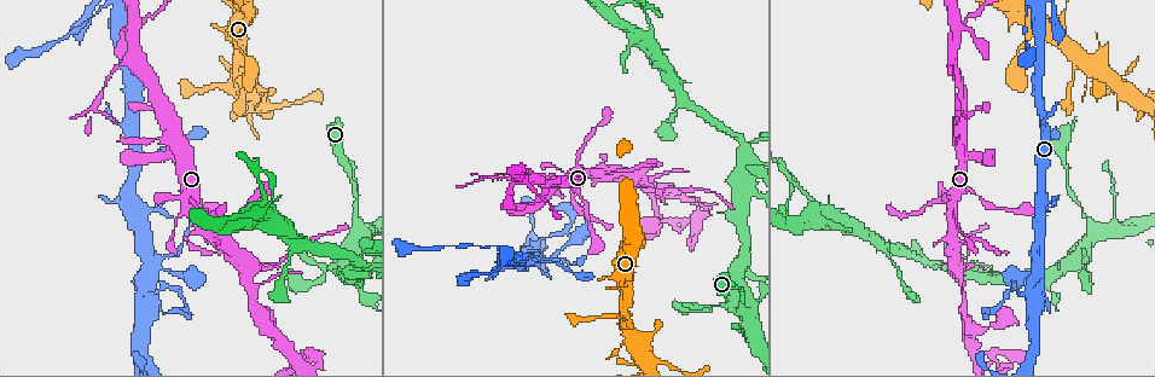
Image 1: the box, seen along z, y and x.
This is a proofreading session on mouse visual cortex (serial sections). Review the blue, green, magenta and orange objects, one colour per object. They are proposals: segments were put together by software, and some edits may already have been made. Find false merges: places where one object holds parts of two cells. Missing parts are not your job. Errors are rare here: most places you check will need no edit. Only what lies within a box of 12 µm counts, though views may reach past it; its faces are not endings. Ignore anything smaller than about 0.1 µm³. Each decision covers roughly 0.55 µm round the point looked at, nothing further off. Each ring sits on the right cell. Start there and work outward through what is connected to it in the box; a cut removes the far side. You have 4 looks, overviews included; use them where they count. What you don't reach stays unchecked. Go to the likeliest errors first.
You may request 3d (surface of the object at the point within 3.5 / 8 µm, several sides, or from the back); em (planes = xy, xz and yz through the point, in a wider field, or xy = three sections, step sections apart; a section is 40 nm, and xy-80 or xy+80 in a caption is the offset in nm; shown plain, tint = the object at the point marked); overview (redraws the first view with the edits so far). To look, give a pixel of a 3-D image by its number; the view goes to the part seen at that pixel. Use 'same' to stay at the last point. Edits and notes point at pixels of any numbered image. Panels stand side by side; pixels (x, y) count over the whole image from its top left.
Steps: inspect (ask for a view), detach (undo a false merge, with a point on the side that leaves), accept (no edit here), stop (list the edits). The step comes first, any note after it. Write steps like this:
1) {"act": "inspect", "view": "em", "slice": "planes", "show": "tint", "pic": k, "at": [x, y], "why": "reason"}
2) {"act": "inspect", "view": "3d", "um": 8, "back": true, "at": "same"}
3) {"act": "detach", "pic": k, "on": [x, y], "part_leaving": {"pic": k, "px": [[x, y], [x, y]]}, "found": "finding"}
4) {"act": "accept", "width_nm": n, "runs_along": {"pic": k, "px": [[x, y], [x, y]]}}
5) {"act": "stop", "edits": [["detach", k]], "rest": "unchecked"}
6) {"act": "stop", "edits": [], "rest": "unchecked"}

{"act": "inspect", "view": "3d", "um": 8, "pic": 1, "at": [711, 306], "why": "narrows sharply"}

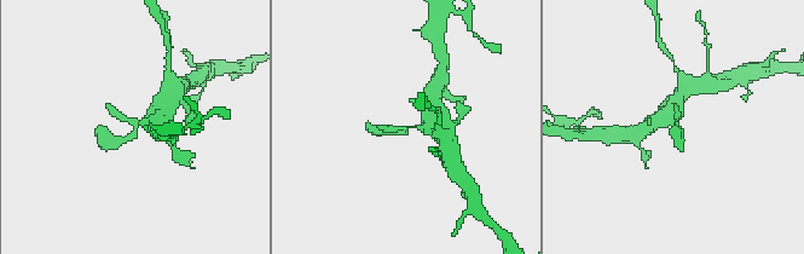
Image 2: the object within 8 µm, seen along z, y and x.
{"act": "inspect", "view": "em", "slice": "xy", "step": 2, "show": "tint", "pic": 2, "at": [406, 127]}

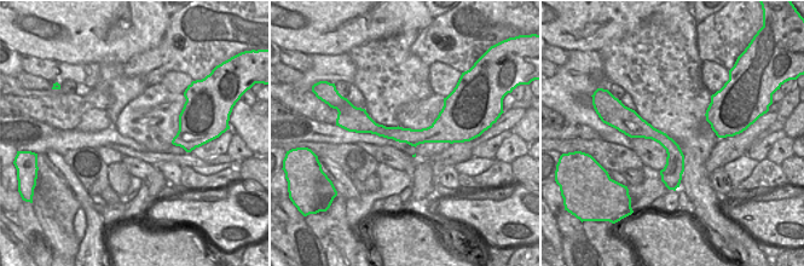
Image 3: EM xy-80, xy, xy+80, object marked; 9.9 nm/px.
{"act": "accept", "runs_along": {"pic": 2, "px": [[162, 105], [126, 139], [106, 137]]}, "found": "all the same cell"}

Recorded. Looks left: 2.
{"act": "inspect", "view": "3d", "um": 3.5, "pic": 1, "at": [88, 20], "why": "sudden change in width"}

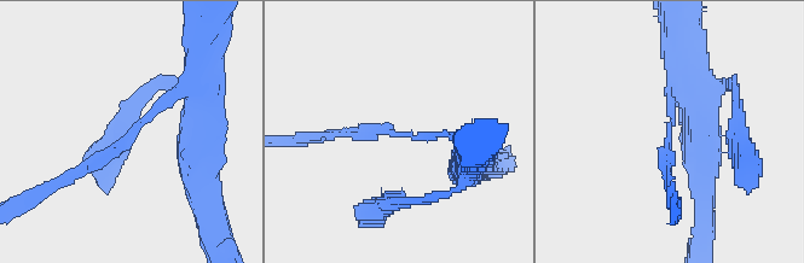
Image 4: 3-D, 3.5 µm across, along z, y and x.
{"act": "inspect", "view": "em", "slice": "xy", "step": 3, "show": "tint", "pic": 4, "at": [133, 135], "arm_widths_nm": [150, 150], "why": "now the EM"}

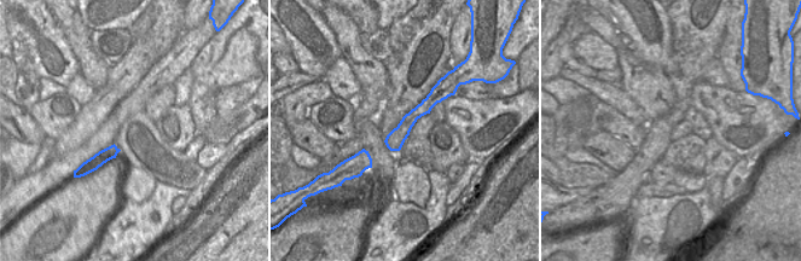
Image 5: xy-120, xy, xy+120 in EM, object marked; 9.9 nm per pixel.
{"act": "accept", "found": "all the same cell"}

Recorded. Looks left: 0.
{"act": "stop", "edits": [], "rest": "unchecked"}

